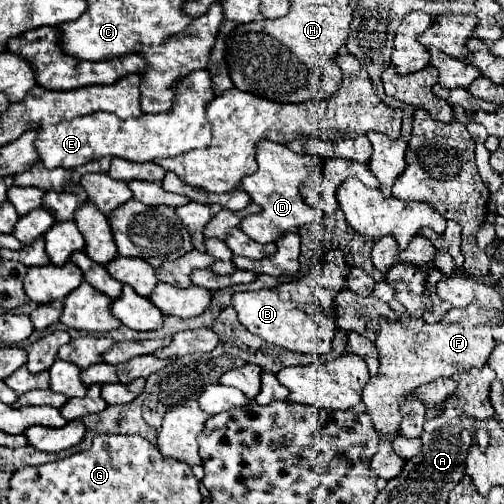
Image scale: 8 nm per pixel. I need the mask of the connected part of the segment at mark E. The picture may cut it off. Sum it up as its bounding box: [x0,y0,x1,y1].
[34,71,214,169]

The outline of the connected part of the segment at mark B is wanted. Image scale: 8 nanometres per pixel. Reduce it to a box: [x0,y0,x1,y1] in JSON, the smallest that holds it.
[232,249,350,353]

